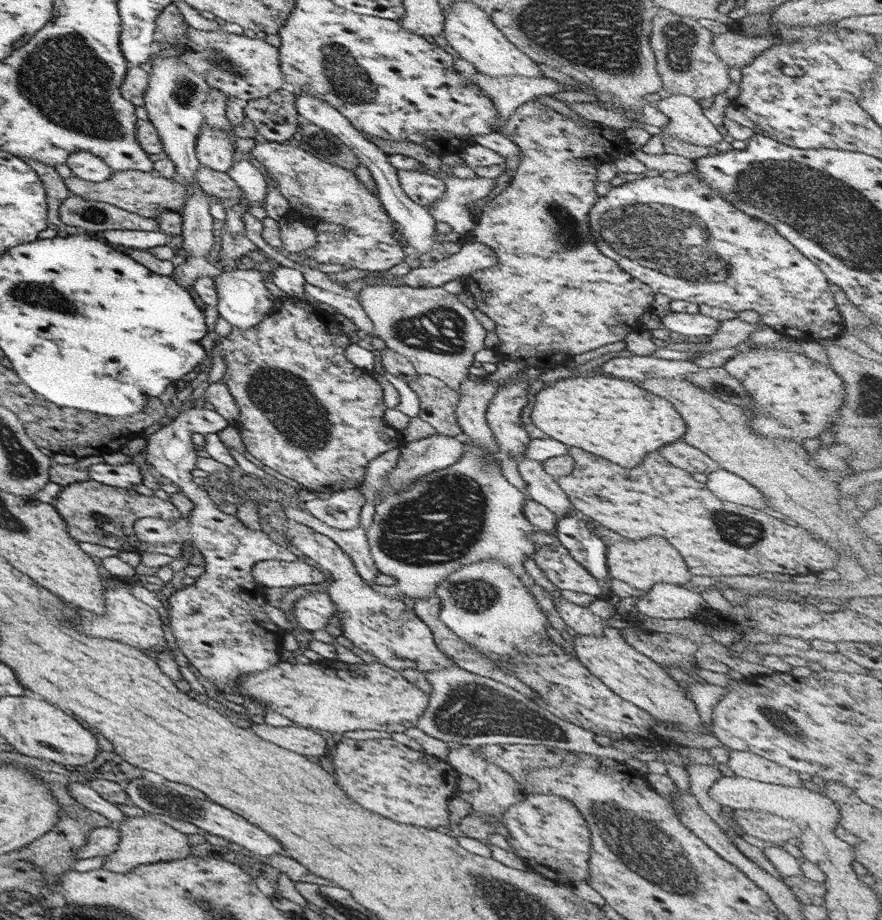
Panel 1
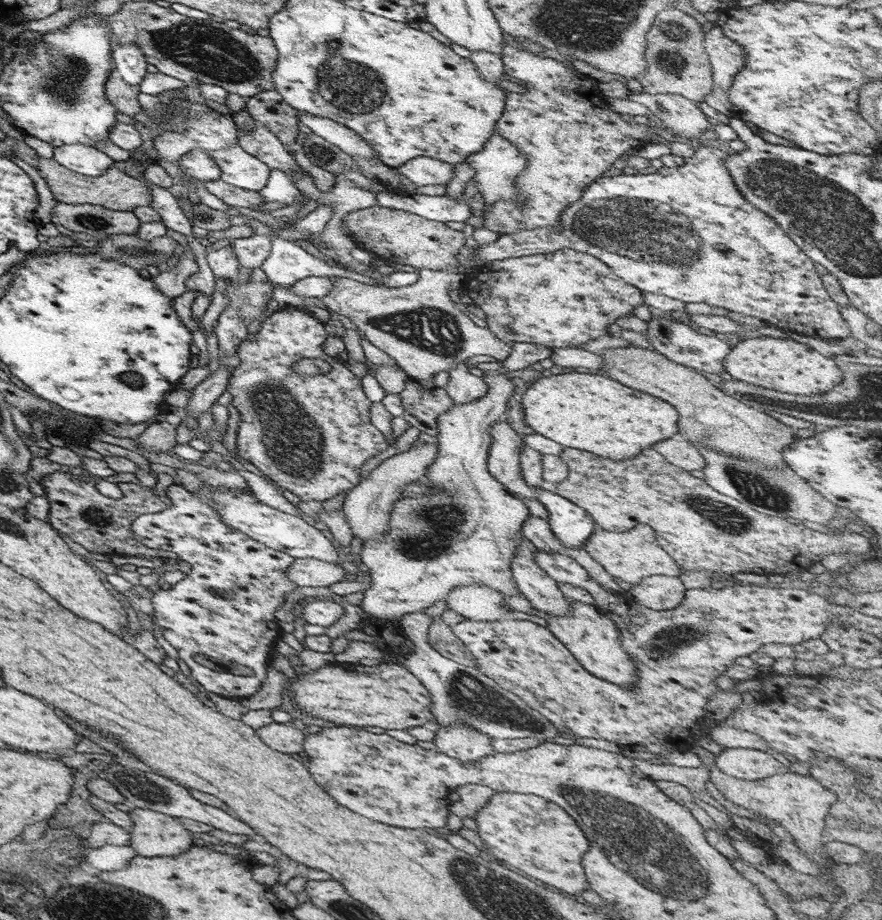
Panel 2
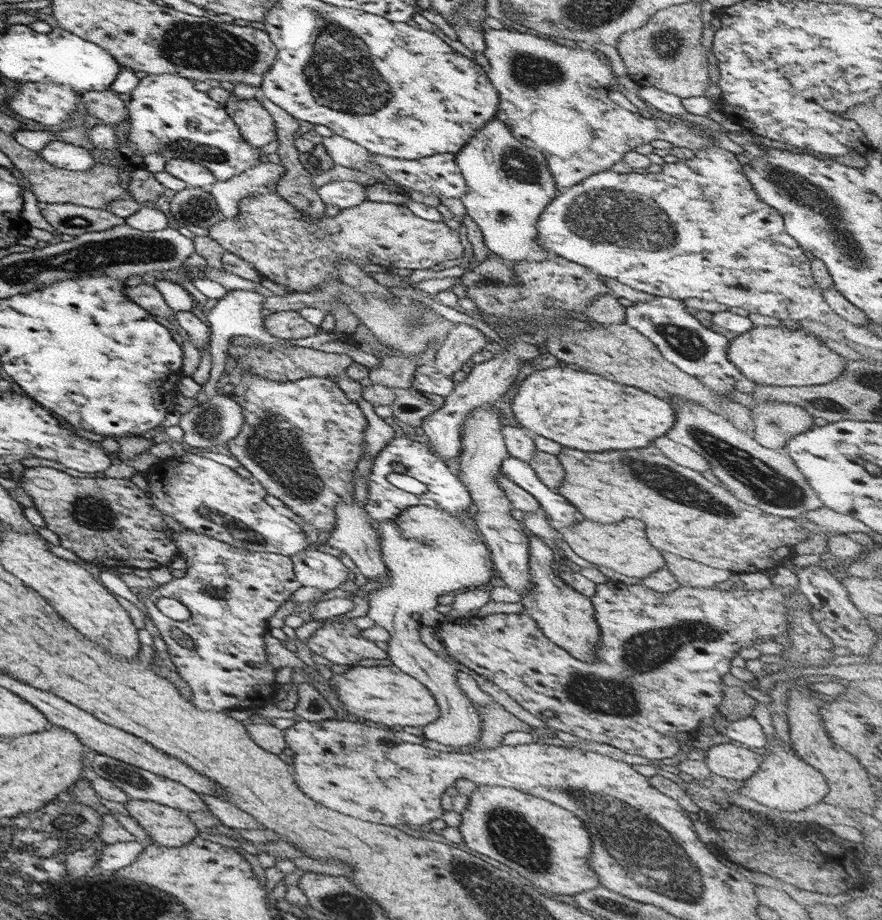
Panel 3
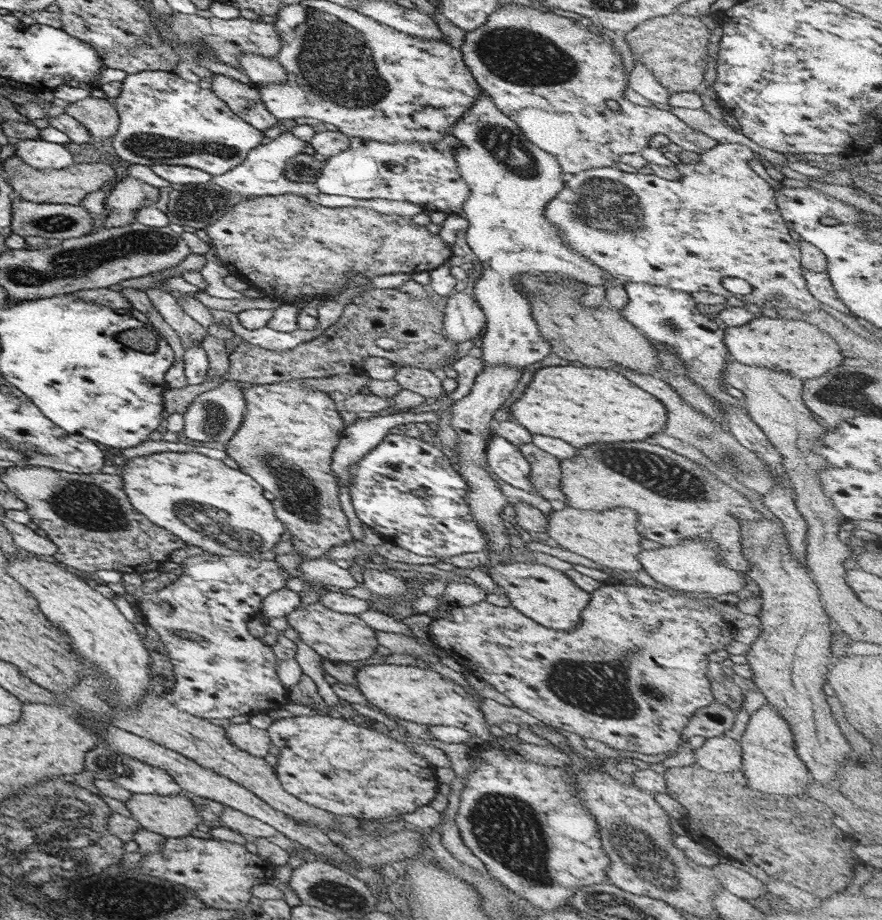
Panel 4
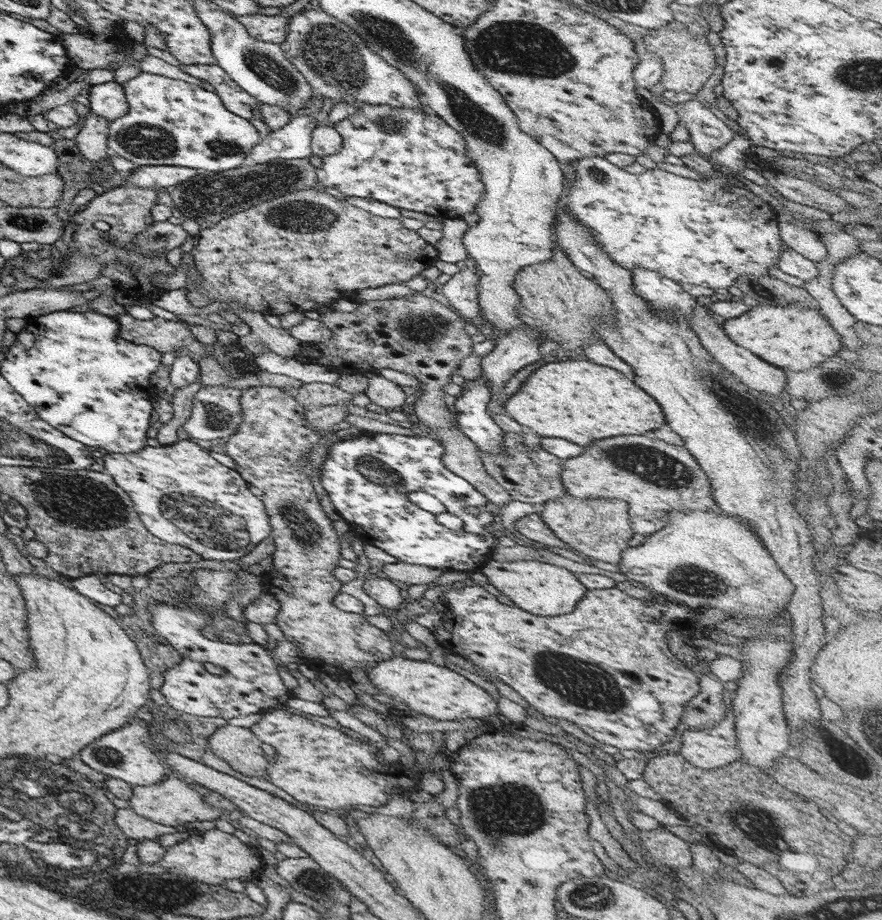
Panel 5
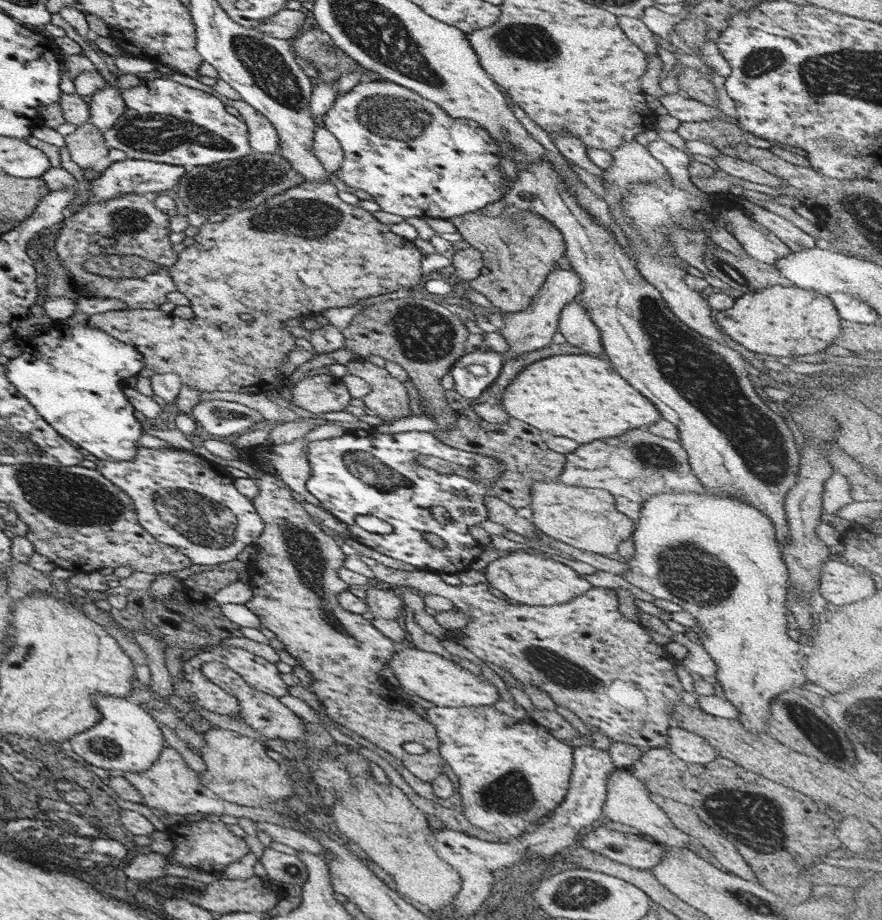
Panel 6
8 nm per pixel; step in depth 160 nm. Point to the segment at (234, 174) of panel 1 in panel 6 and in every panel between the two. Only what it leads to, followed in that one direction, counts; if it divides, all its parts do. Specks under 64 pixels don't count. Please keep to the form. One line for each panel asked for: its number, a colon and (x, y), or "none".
2: (237, 168)
3: (167, 115)
4: (163, 119)
5: (169, 122)
6: (163, 121)

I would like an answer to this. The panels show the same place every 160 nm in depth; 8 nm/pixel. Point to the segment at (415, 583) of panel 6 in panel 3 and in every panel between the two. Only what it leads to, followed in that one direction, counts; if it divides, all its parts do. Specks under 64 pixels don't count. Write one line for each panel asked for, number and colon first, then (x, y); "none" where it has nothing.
3: (657, 674)
4: (630, 674)
5: (604, 666)

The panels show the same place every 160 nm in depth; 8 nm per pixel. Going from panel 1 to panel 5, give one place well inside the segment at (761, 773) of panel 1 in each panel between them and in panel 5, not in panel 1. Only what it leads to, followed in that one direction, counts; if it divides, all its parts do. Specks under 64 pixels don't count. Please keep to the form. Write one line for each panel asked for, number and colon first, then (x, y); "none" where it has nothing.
2: (745, 764)
3: (726, 760)
4: (719, 754)
5: (705, 748)

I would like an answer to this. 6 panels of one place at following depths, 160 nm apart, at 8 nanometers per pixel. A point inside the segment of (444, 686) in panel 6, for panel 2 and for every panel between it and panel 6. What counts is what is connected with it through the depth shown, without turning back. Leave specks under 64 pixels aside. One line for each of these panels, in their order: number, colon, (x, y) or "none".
2: (387, 695)
3: (383, 694)
4: (419, 695)
5: (437, 692)

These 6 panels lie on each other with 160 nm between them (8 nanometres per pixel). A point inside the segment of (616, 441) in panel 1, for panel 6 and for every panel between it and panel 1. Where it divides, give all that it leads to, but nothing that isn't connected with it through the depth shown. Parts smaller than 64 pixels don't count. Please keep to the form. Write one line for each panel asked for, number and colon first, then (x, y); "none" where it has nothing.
2: (583, 411)
3: (579, 410)
4: (580, 406)
5: (577, 400)
6: (578, 396)

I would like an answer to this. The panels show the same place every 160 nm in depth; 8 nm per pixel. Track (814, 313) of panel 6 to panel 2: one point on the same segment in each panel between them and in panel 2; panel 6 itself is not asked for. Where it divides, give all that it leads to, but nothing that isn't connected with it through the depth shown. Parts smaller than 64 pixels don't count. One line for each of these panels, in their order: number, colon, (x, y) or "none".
2: (786, 366)
3: (779, 356)
4: (798, 349)
5: (790, 337)

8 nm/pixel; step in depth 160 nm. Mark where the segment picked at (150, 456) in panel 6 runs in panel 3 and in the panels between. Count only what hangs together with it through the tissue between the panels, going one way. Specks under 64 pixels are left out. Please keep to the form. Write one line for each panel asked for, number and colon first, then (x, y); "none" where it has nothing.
3: (208, 498)
4: (202, 502)
5: (182, 496)

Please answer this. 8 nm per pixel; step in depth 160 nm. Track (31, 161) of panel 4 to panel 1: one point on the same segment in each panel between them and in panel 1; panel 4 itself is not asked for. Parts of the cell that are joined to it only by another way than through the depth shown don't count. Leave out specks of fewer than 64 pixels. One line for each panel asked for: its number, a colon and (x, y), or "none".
1: (84, 165)
2: (83, 159)
3: (59, 154)

